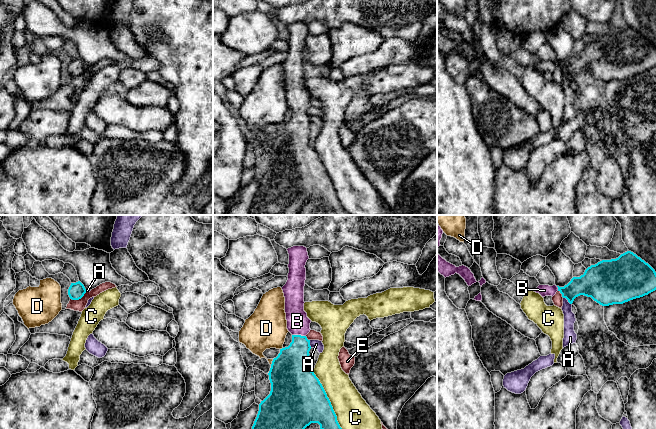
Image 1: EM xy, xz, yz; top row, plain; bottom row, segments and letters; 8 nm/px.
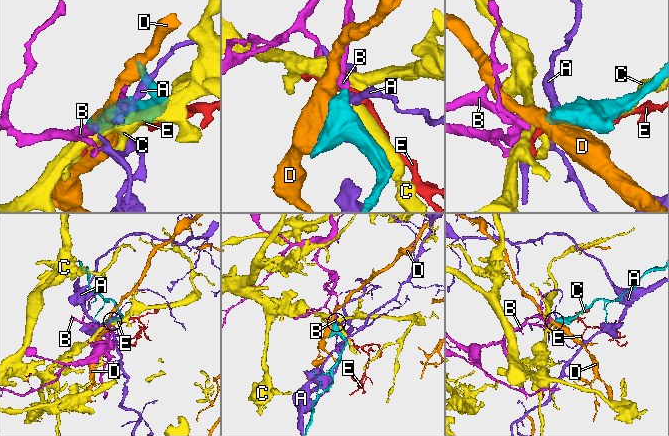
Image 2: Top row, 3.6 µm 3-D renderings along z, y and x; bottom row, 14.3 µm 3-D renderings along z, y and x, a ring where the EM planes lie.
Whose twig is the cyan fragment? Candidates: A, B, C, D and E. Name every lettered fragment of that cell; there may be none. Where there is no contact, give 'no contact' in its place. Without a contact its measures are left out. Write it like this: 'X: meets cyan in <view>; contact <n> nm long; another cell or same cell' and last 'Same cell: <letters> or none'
A: meets cyan in yz; contact 90 nm long; another cell
B: meets cyan in xz; contact 110 nm long; same cell
C: meets cyan in xz; contact 500 nm long; another cell
D: meets cyan in xz; contact 50 nm long; another cell
E: meets cyan in xy; contact 150 nm long; another cell
Same cell: B

